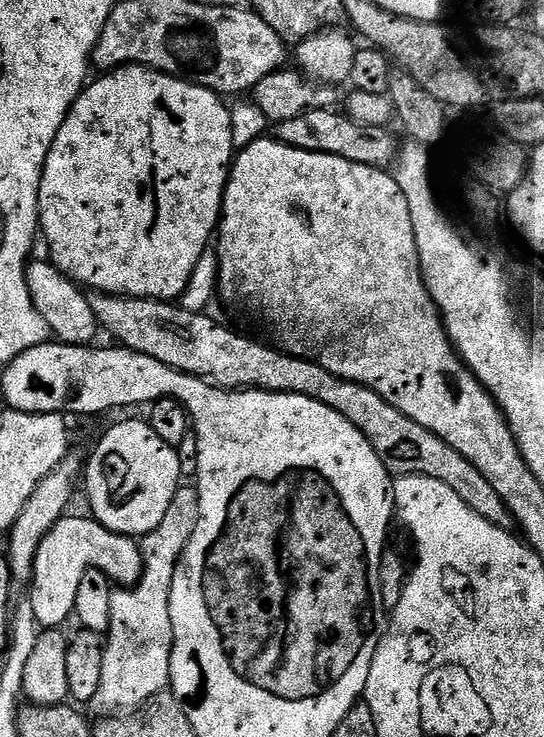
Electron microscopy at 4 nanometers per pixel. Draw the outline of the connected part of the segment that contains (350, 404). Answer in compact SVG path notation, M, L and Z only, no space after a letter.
M97 292L88 296L90 310L94 310L94 318L101 329L104 328L113 336L117 345L134 350L138 354L150 354L150 358L156 358L166 366L170 366L176 372L185 372L191 376L197 376L199 380L213 384L215 388L227 388L229 390L255 390L257 392L285 392L286 394L298 394L306 398L314 398L326 406L333 408L354 425L366 438L368 445L376 452L376 457L380 459L381 465L390 471L396 472L397 477L401 476L429 476L438 478L438 482L444 482L466 502L482 518L486 518L492 524L501 526L509 523L510 517L508 509L504 507L502 498L494 494L494 486L482 478L482 474L466 458L442 442L442 438L418 426L406 414L402 414L394 406L390 406L381 396L361 384L355 384L349 380L343 380L340 376L330 374L328 370L317 364L311 358L303 356L290 356L287 352L271 343L259 344L256 340L251 340L248 336L239 336L236 332L231 332L224 324L219 324L216 320L211 320L210 315L203 312L191 312L172 302L162 300L142 300L135 296L109 296L106 292Z

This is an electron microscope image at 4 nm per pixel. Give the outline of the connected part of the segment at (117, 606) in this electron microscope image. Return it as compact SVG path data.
M181 486L177 488L170 509L167 511L161 528L150 538L148 548L145 547L144 571L134 590L127 594L128 600L122 601L120 597L113 597L112 618L106 629L106 636L116 640L120 636L119 620L125 616L130 620L130 628L121 636L122 657L112 640L103 641L102 655L100 657L100 675L108 678L112 668L116 669L112 679L100 679L96 691L95 707L112 708L108 710L136 710L149 703L153 698L165 691L168 681L168 667L172 653L172 634L169 626L168 599L172 574L176 569L176 562L184 545L188 542L188 535L192 532L192 525L197 513L195 489Z

